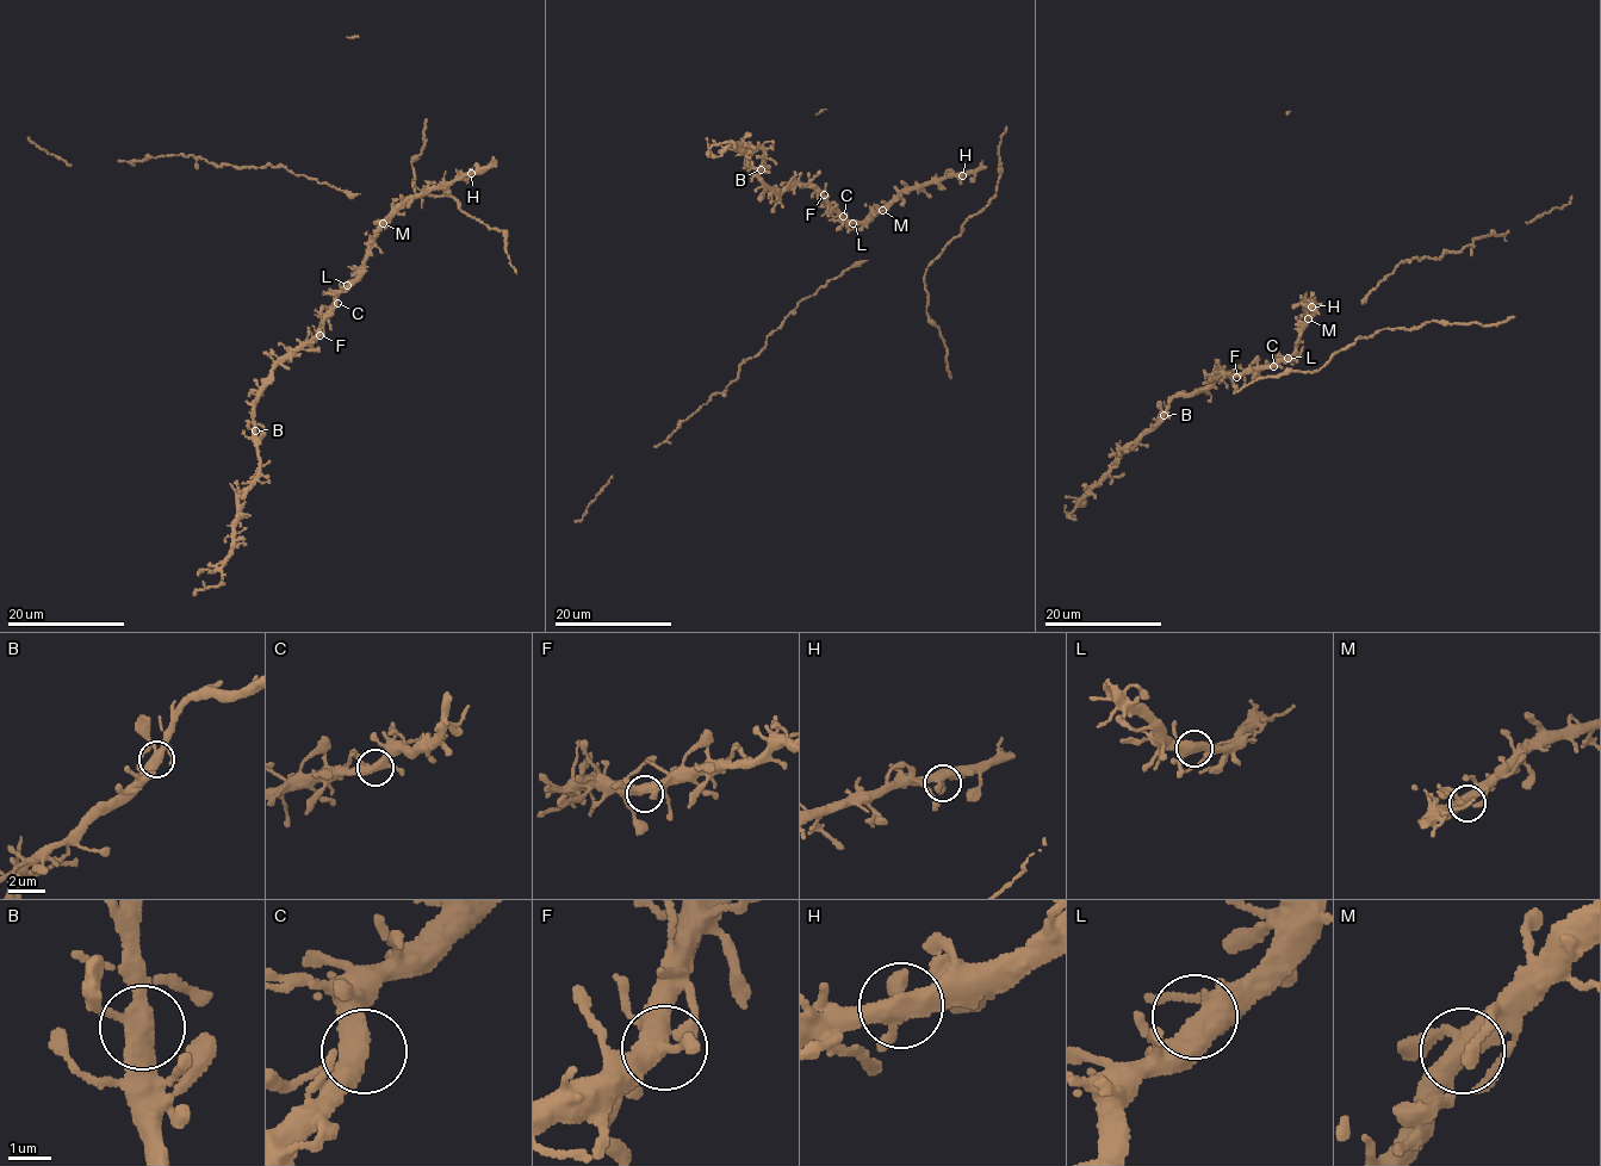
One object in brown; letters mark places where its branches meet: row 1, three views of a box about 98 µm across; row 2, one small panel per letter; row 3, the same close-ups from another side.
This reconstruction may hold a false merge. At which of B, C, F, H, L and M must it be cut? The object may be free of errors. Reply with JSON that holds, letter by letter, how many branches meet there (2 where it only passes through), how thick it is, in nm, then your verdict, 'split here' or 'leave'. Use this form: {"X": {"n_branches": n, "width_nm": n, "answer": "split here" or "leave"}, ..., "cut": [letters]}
{"B": {"n_branches": 3, "width_nm": 360, "answer": "leave"}, "C": {"n_branches": 4, "width_nm": 400, "answer": "leave"}, "F": {"n_branches": 4, "width_nm": 400, "answer": "leave"}, "H": {"n_branches": 3, "width_nm": 400, "answer": "leave"}, "L": {"n_branches": 3, "width_nm": 440, "answer": "leave"}, "M": {"n_branches": 3, "width_nm": 400, "answer": "leave"}, "cut": []}

